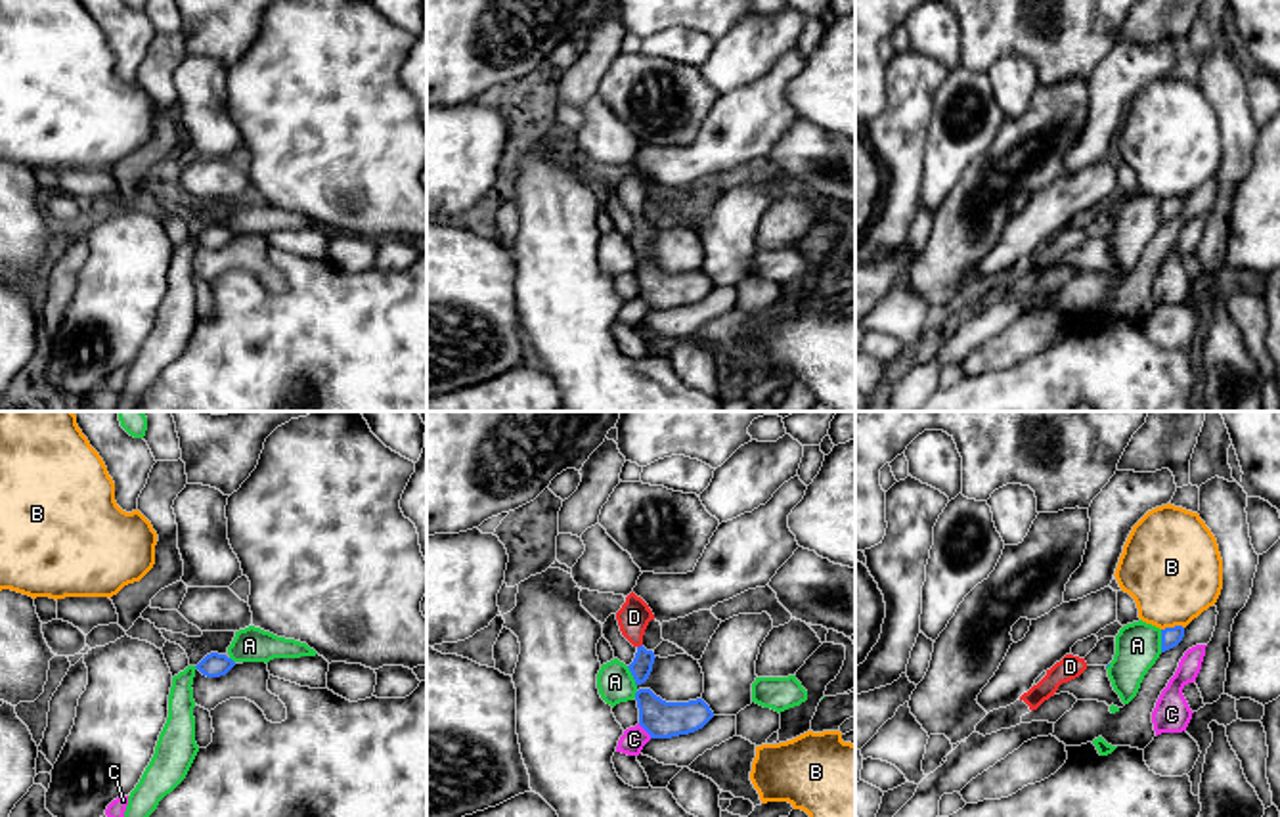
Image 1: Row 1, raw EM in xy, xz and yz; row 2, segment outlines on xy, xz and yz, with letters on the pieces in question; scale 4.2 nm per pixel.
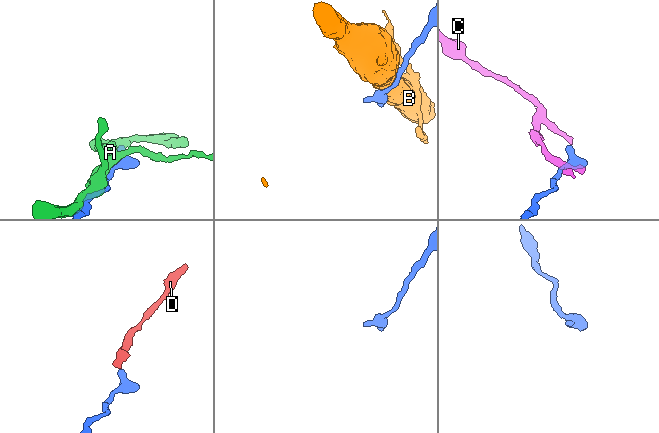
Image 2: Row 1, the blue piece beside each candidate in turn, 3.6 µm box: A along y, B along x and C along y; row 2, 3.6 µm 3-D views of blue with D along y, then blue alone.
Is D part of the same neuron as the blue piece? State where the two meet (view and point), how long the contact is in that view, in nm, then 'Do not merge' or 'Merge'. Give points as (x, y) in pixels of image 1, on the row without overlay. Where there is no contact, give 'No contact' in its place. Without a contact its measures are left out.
Touches blue at xz (641, 217). Shared border 30 nm. Merge

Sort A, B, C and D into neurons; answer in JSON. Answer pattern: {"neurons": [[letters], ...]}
{"neurons": [["A"], ["B"], ["C"], ["D"]]}

